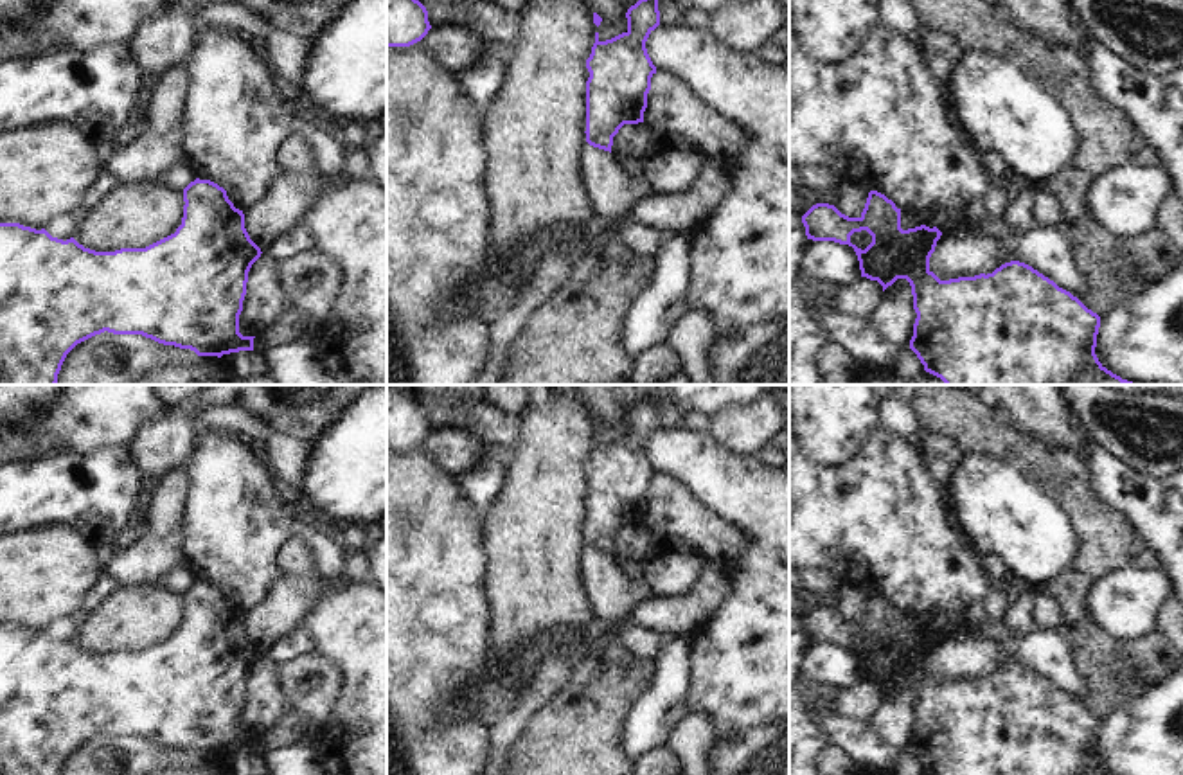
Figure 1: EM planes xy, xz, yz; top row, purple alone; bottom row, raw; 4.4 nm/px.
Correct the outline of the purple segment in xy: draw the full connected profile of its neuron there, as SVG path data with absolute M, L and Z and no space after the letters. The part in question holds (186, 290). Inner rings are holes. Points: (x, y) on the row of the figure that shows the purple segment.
M196 178L183 189L183 218L174 234L146 246L95 252L74 237L63 241L45 228L0 223L0 385L56 385L67 354L81 342L104 331L142 334L164 345L191 349L198 356L254 351L255 336L239 333L248 272L261 248L245 228L245 214L227 191Z

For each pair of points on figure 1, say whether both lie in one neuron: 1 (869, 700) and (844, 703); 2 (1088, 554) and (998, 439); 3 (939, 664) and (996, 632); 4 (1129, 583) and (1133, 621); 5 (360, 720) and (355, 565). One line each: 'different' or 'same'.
1: same
2: same
3: different
4: same
5: different

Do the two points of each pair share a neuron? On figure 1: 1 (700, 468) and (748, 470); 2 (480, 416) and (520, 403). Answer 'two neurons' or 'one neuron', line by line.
1: one neuron
2: two neurons

